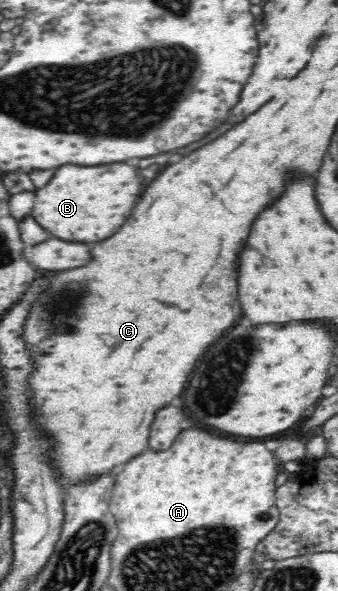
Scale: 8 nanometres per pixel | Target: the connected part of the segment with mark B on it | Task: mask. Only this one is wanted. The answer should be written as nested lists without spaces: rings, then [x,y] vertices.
[[[63,165],[55,171],[53,179],[45,187],[37,188],[37,199],[31,211],[39,224],[67,241],[103,241],[119,231],[125,219],[131,215],[137,199],[141,197],[143,177],[139,167],[123,165],[111,171],[109,167],[79,167]]]

